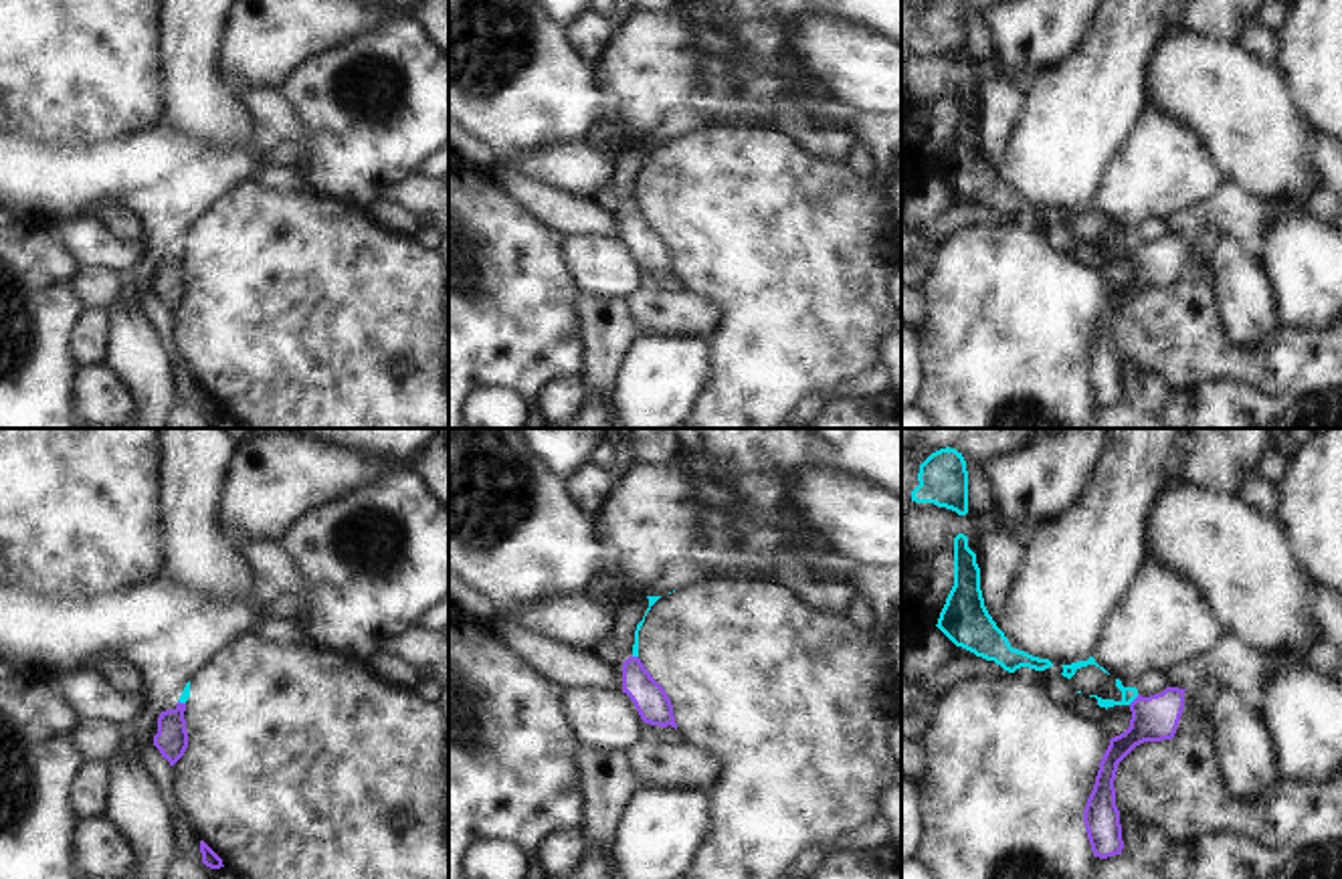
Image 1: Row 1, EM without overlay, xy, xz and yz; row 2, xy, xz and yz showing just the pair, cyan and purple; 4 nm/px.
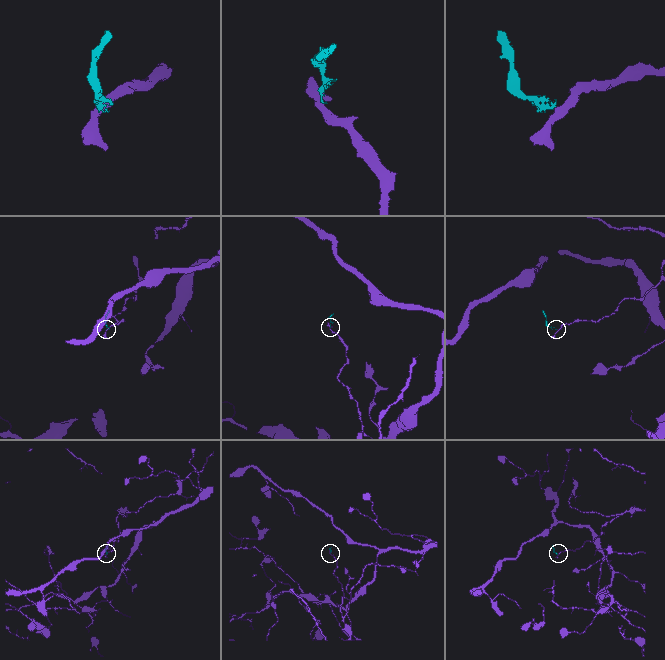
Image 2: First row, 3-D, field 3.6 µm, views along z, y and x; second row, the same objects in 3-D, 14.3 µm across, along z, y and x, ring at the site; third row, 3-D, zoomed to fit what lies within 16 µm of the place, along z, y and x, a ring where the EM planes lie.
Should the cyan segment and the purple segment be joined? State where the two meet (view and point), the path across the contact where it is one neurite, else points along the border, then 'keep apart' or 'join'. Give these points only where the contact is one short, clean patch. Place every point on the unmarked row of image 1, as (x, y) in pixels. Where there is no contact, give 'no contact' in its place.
contact yz (1132, 247); border yz (1138, 243), (1128, 251); keep apart

